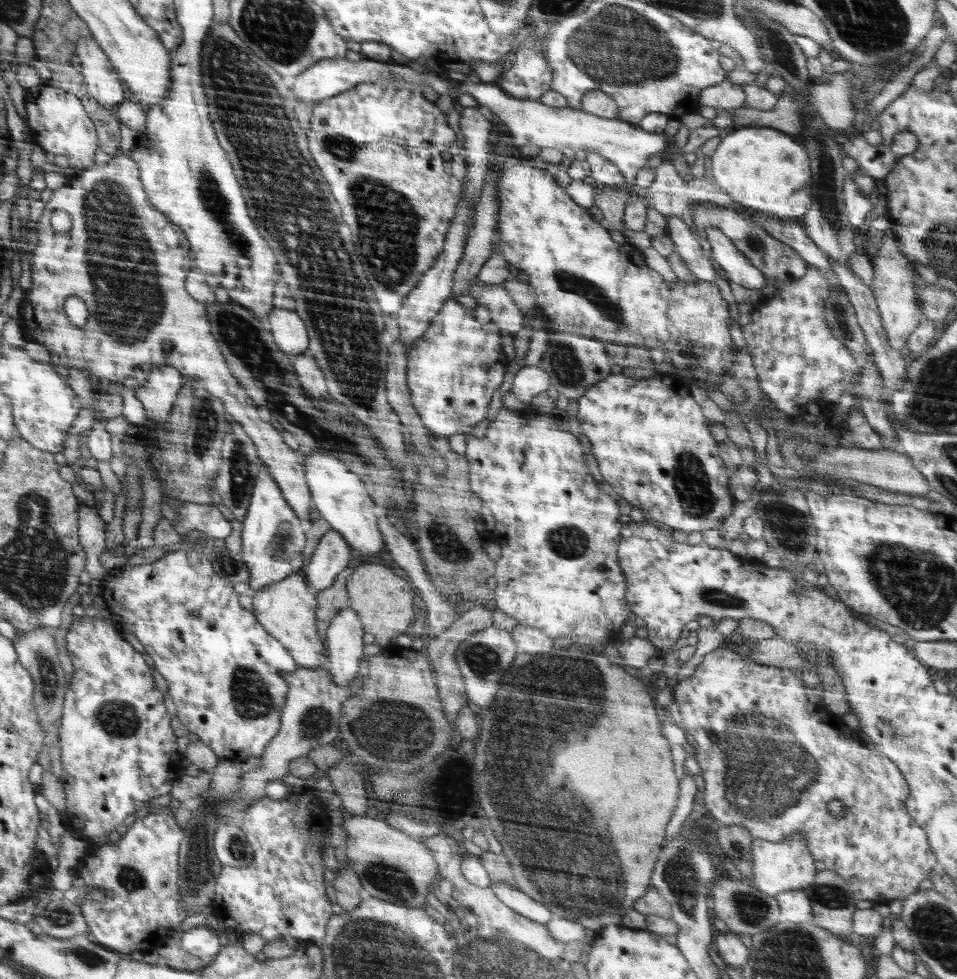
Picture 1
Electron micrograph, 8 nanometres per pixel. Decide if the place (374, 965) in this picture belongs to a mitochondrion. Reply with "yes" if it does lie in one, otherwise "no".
yes

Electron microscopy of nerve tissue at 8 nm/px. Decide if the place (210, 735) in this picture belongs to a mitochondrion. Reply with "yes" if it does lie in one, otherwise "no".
no

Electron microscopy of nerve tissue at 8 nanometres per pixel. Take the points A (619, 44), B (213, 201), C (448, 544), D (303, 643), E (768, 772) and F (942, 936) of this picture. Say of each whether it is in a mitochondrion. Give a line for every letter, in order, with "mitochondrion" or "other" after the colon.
A: mitochondrion
B: mitochondrion
C: mitochondrion
D: other
E: mitochondrion
F: mitochondrion

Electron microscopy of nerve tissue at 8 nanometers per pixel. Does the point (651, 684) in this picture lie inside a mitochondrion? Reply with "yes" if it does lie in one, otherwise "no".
no

